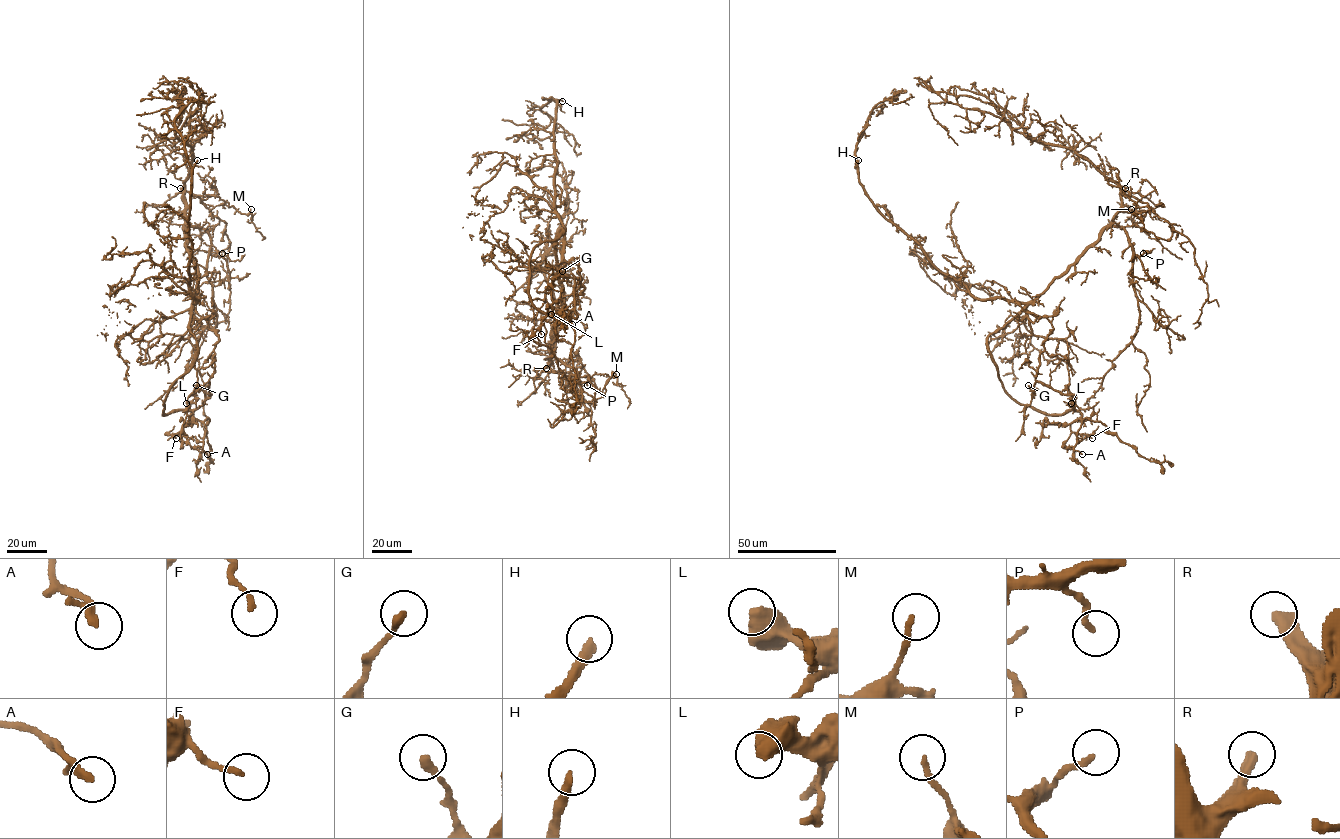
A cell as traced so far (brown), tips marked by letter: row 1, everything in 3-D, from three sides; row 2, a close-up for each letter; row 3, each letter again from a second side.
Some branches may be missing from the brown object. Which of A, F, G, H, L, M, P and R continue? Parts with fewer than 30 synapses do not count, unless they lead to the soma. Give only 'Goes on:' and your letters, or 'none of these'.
Goes on: H, P, R

